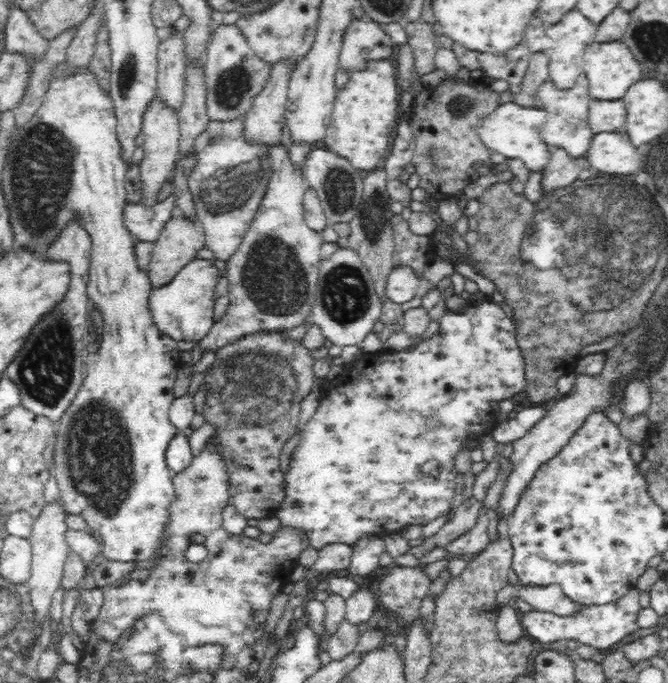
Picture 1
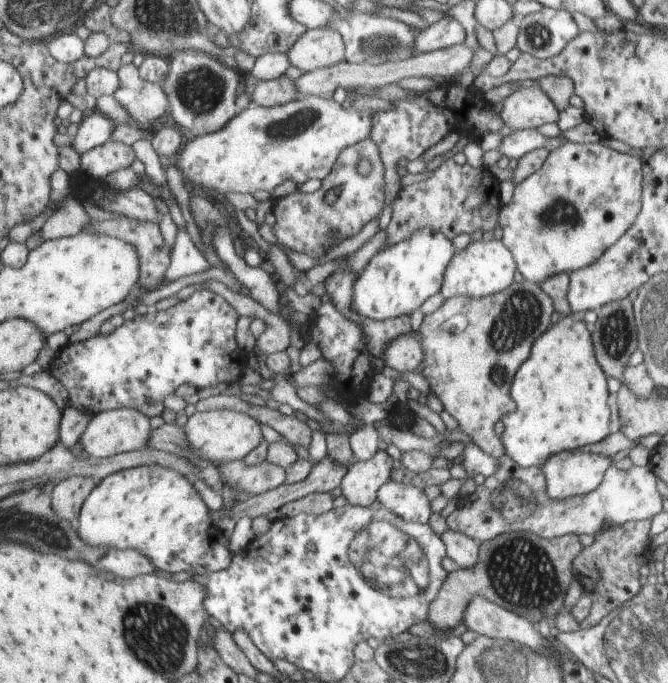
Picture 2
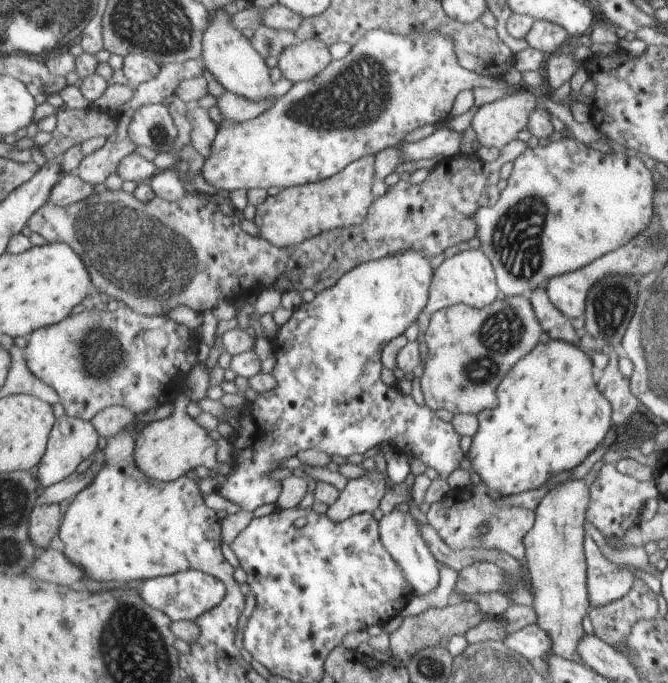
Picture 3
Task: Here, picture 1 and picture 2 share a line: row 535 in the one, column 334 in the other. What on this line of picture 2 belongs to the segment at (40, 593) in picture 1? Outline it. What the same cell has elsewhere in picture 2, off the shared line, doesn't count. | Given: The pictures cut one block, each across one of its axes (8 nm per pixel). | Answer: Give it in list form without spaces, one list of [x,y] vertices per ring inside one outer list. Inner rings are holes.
[[[306,29],[287,54],[290,66],[301,72],[336,65],[343,58],[341,34],[334,29]]]

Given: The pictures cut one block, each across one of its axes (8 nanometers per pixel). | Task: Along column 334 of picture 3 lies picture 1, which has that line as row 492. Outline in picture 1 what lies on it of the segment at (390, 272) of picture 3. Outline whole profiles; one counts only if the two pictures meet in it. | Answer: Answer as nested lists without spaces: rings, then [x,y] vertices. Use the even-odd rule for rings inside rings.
[[[484,302],[484,304],[480,304],[480,306],[476,306],[476,308],[464,308],[460,314],[446,314],[446,316],[442,316],[442,319],[439,321],[440,330],[438,330],[438,334],[434,336],[434,338],[430,338],[430,340],[426,340],[426,342],[422,342],[422,344],[418,344],[414,350],[410,350],[410,352],[396,352],[396,354],[391,354],[389,351],[385,351],[383,353],[372,353],[365,354],[362,361],[359,363],[354,362],[346,367],[346,372],[344,372],[344,376],[338,380],[338,384],[334,386],[334,388],[330,388],[326,392],[326,394],[321,396],[319,406],[316,410],[314,416],[305,424],[305,428],[301,431],[302,436],[301,439],[298,440],[298,445],[296,450],[292,452],[292,460],[290,460],[290,466],[288,466],[288,470],[284,473],[284,500],[280,502],[278,509],[275,511],[274,515],[280,520],[281,526],[292,526],[292,528],[298,528],[298,530],[303,530],[307,535],[311,542],[311,545],[315,549],[320,549],[327,544],[334,543],[342,543],[350,545],[351,547],[357,541],[357,539],[361,539],[364,537],[375,536],[384,539],[388,535],[392,535],[394,532],[401,532],[406,527],[412,524],[425,525],[426,523],[438,518],[438,516],[442,516],[442,514],[446,514],[446,510],[452,504],[452,500],[454,500],[454,488],[456,488],[456,476],[460,470],[455,467],[455,457],[460,453],[460,450],[463,448],[464,442],[467,439],[478,438],[482,435],[489,434],[493,431],[494,427],[497,425],[497,420],[495,419],[495,412],[490,407],[490,402],[494,402],[494,400],[502,400],[511,399],[514,394],[518,394],[518,392],[522,392],[525,390],[527,386],[527,378],[525,378],[525,370],[524,370],[524,358],[523,352],[518,348],[518,340],[516,340],[516,328],[512,323],[511,318],[506,316],[506,313],[500,310],[500,306],[498,304],[492,304],[492,302]]]

